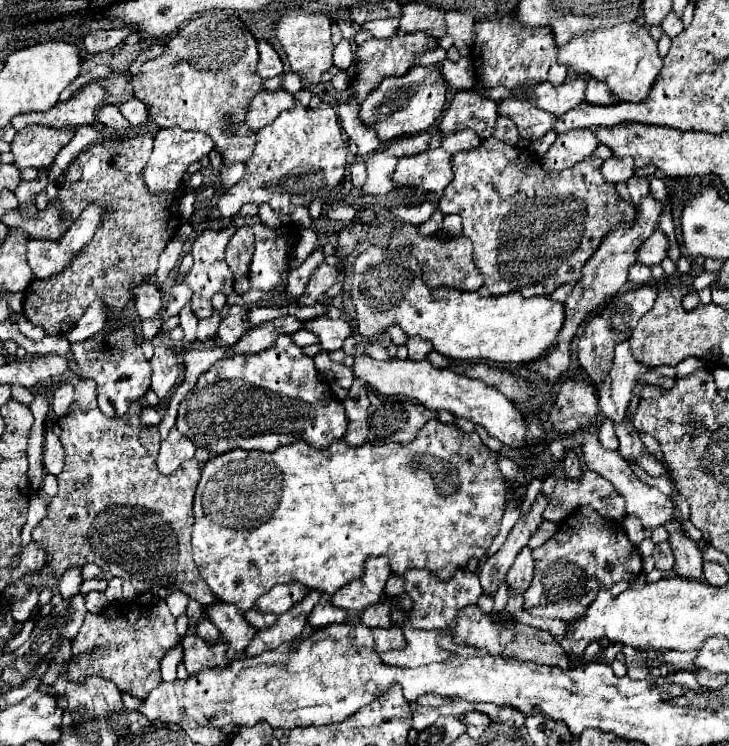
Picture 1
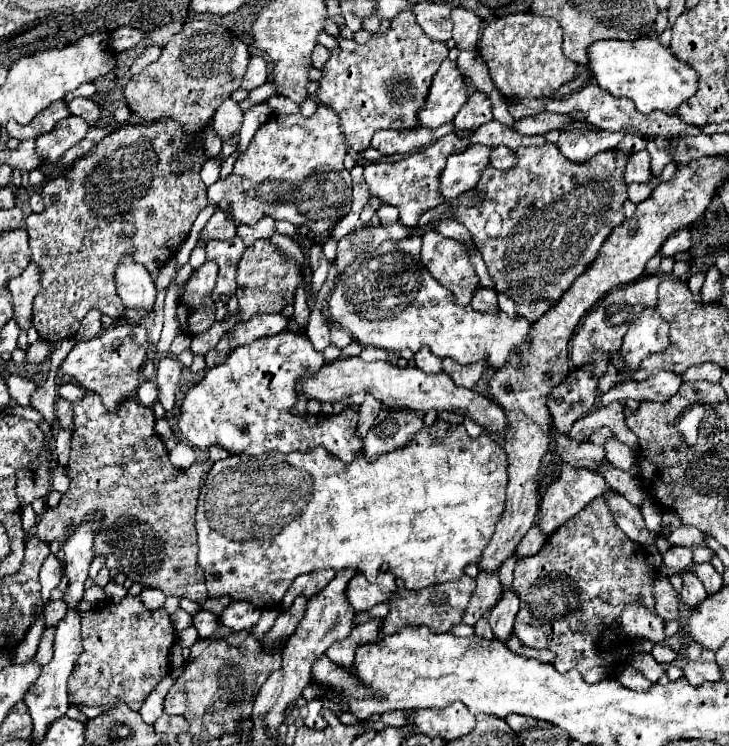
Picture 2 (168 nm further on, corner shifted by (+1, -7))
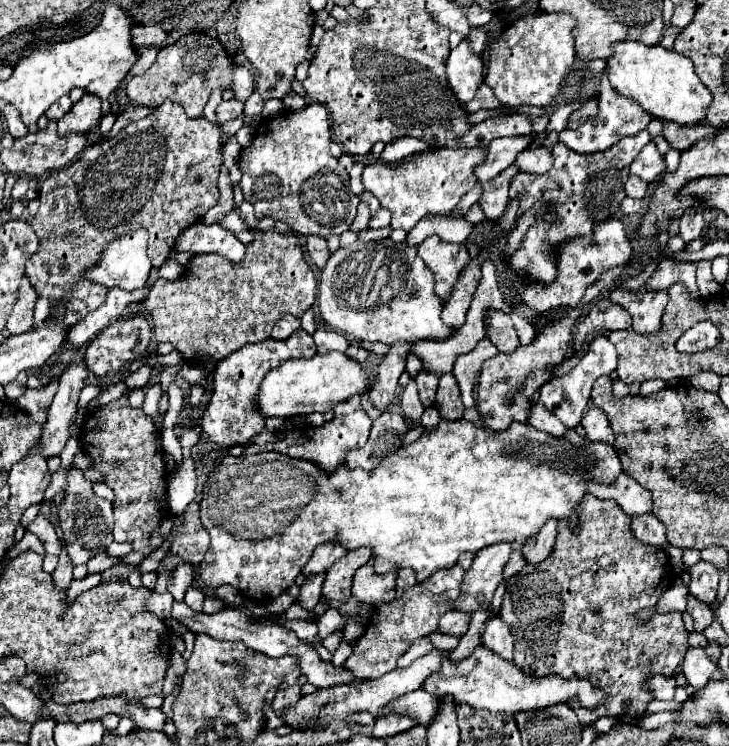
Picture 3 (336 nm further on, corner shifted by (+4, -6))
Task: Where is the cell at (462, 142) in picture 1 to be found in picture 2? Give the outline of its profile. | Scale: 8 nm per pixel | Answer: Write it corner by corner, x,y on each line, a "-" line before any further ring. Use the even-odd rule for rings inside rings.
497,146
491,152
491,166
495,166
497,170
509,170
517,164
517,156
513,150
505,148
505,146

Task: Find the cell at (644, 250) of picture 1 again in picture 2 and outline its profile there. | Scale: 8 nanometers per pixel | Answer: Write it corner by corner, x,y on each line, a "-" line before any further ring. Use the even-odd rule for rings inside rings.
687,226
687,228
677,230
677,232
665,242
665,246
661,248
661,254
663,254
663,256
675,256
677,252
687,252
687,250
691,248
691,244
693,244
691,228

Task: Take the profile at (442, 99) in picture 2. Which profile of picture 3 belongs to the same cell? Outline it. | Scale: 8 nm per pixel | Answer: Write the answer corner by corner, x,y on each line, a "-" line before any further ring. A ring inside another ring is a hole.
462,41
456,49
450,49
446,61
446,79
458,103
468,103
478,85
484,81
482,59
470,51
468,43

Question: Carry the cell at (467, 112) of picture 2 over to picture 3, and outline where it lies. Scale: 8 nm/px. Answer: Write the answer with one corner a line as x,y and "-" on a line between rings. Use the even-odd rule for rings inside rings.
484,83
478,87
474,99
464,105
464,109
468,113
480,111
480,109
498,109
498,107
500,107
500,101
494,97
494,91
488,85
484,85

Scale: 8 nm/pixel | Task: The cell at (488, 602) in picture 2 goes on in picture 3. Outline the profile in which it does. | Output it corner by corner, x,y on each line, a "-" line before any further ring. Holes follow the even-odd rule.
450,611
438,621
438,631
440,633
450,633
450,635
464,635
470,625
470,613
458,613

